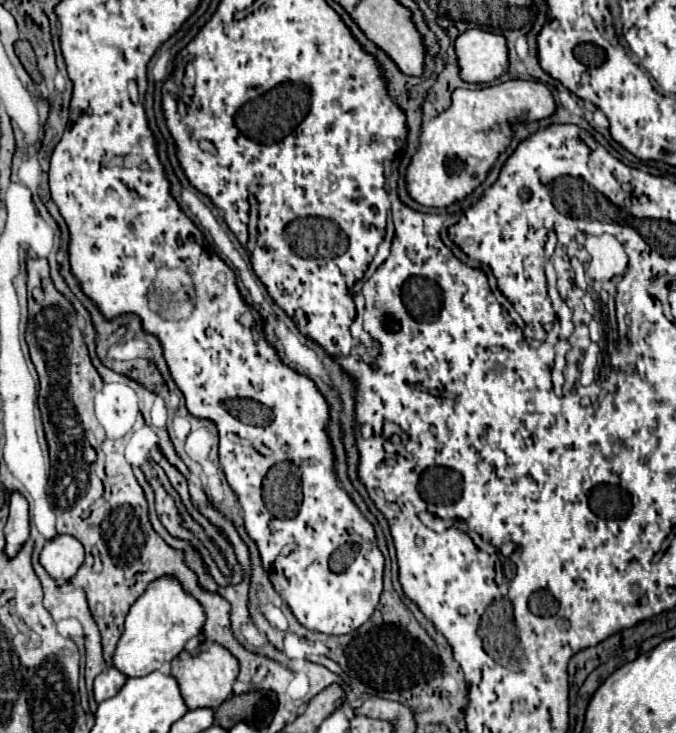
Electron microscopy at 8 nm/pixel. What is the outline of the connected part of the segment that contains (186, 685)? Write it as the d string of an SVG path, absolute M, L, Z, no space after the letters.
M205 641L193 651L181 651L177 659L171 661L171 673L179 681L181 695L187 703L189 709L197 707L219 707L231 693L233 693L233 683L239 675L239 663L233 659L233 653L227 647L221 647L219 643Z

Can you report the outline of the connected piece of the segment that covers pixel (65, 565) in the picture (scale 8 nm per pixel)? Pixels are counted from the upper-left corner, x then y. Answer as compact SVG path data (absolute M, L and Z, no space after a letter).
M59 535L45 543L39 561L55 581L69 581L85 561L85 547L71 535Z

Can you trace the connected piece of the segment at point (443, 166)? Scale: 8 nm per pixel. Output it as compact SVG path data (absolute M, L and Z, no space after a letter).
M511 79L499 85L483 87L483 89L457 89L453 91L453 103L447 111L437 115L431 121L423 121L421 129L421 145L419 151L413 155L411 165L407 169L407 189L409 195L425 205L425 207L449 207L455 201L463 201L467 195L471 195L491 173L495 167L499 155L509 147L513 141L513 121L529 123L529 121L541 121L551 117L557 111L557 103L541 81L523 81L523 79Z

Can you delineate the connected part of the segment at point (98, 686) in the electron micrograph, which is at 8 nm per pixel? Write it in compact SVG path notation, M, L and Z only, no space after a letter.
M109 667L95 679L95 685L93 685L95 701L101 703L101 701L117 695L119 689L125 685L125 681L127 681L127 675L121 675L121 671L117 671L115 667Z

